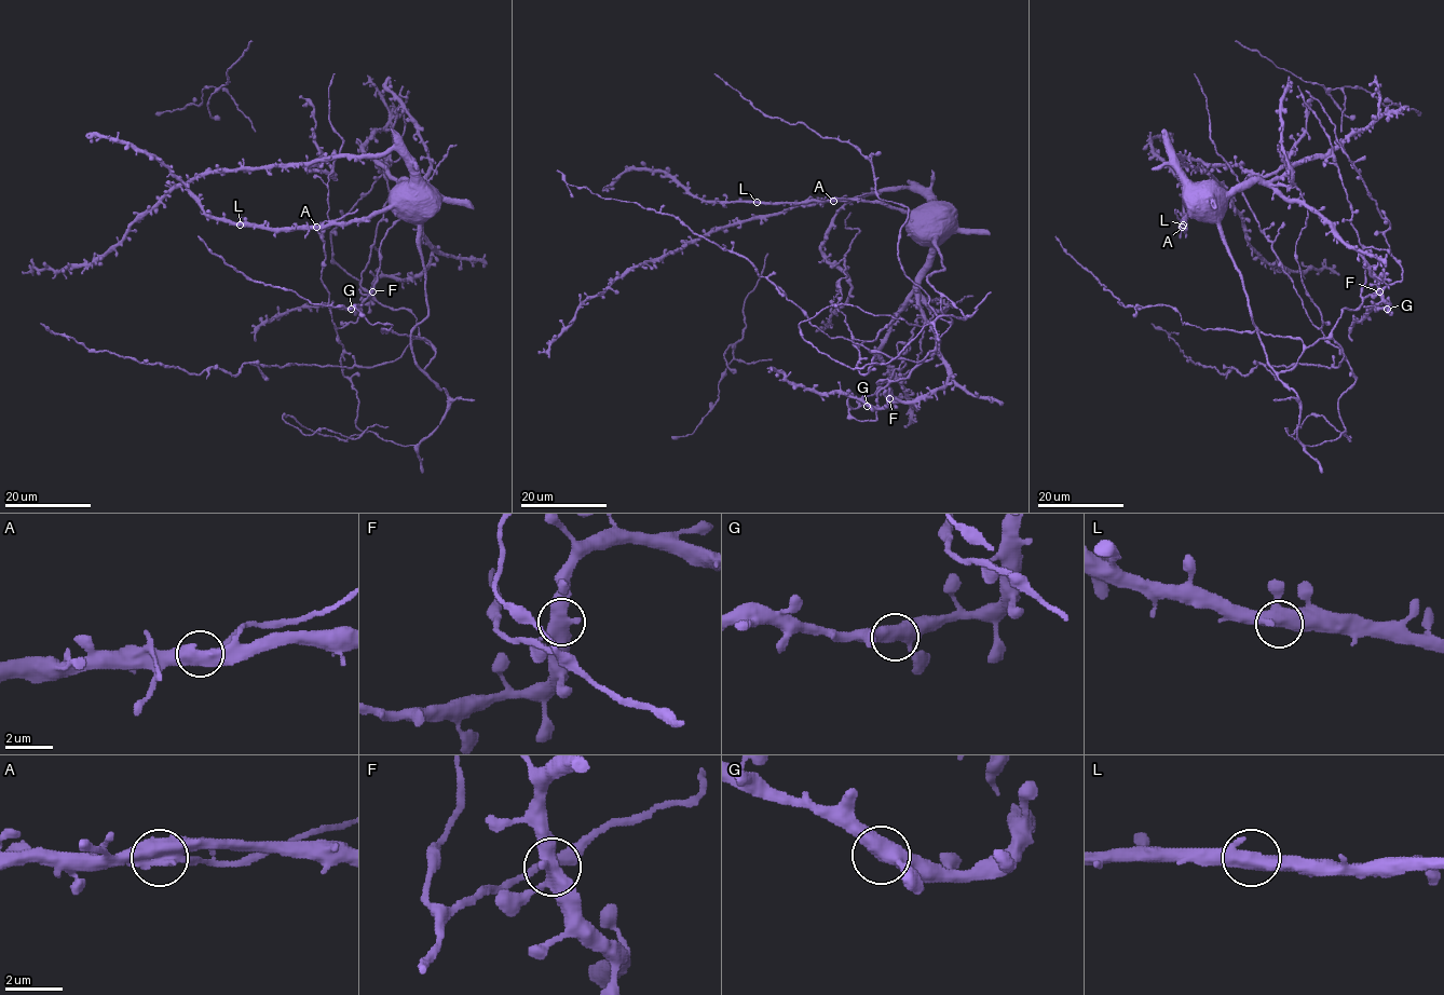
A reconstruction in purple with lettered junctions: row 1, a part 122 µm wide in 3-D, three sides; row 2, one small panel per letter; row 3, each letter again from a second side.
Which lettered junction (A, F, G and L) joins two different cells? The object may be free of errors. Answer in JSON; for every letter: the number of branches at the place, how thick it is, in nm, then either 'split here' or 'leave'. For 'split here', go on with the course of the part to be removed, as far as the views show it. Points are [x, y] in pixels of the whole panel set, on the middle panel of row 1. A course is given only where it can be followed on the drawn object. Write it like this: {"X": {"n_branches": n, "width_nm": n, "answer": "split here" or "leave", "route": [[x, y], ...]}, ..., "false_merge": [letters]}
{"A": {"n_branches": 3, "width_nm": 480, "answer": "split here", "route": [[832, 201], [873, 194]]}, "F": {"n_branches": 3, "width_nm": 480, "answer": "leave"}, "G": {"n_branches": 3, "width_nm": 440, "answer": "leave"}, "L": {"n_branches": 3, "width_nm": 440, "answer": "leave"}, "false_merge": ["A"]}

